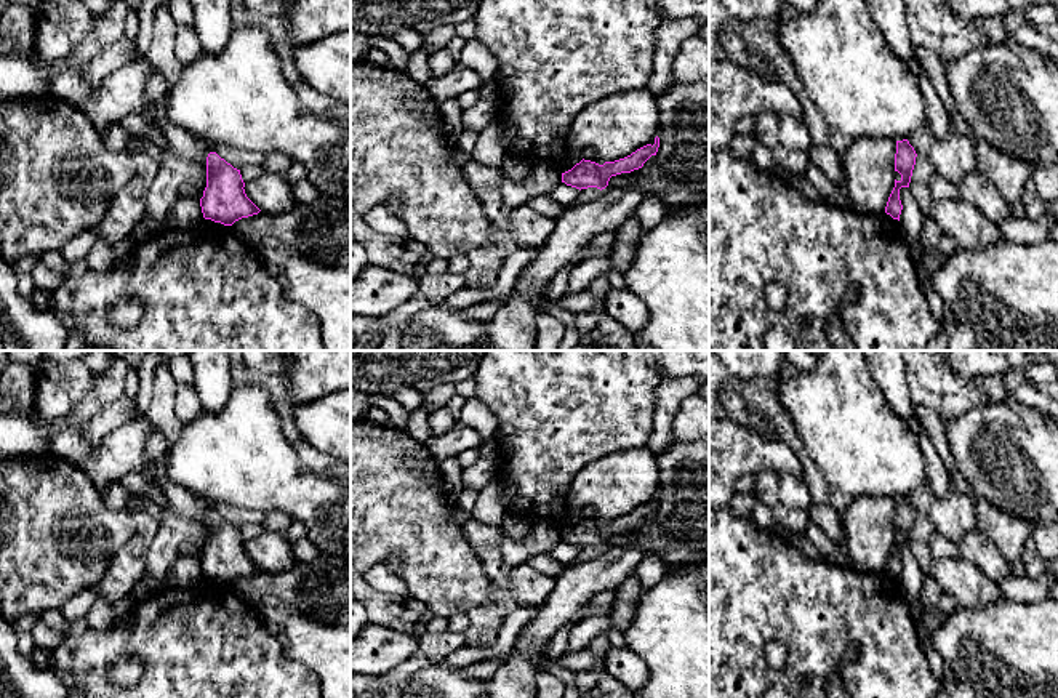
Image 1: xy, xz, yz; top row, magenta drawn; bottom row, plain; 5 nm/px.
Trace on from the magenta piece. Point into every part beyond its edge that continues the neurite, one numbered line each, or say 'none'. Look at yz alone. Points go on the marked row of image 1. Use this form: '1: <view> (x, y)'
none

